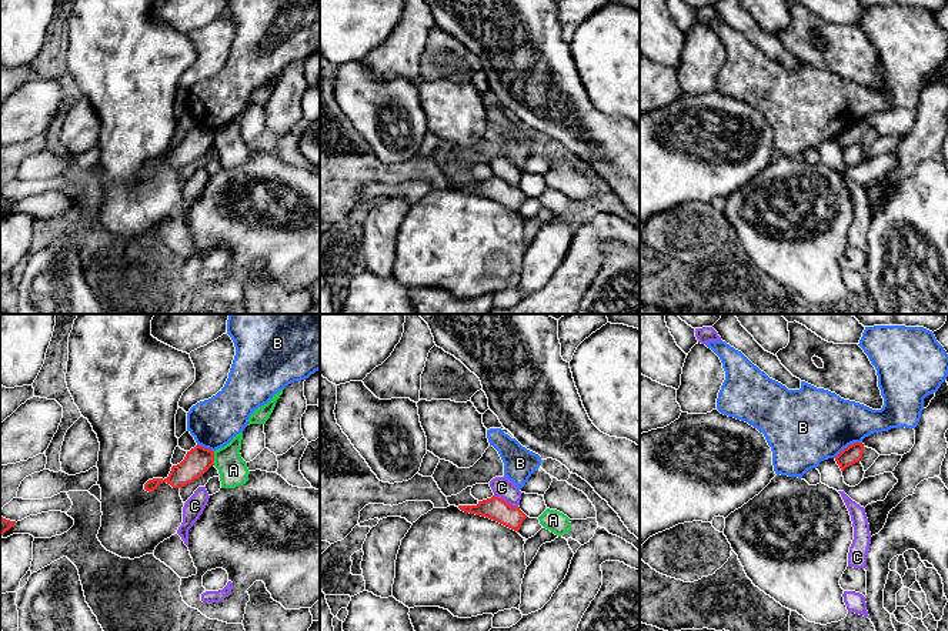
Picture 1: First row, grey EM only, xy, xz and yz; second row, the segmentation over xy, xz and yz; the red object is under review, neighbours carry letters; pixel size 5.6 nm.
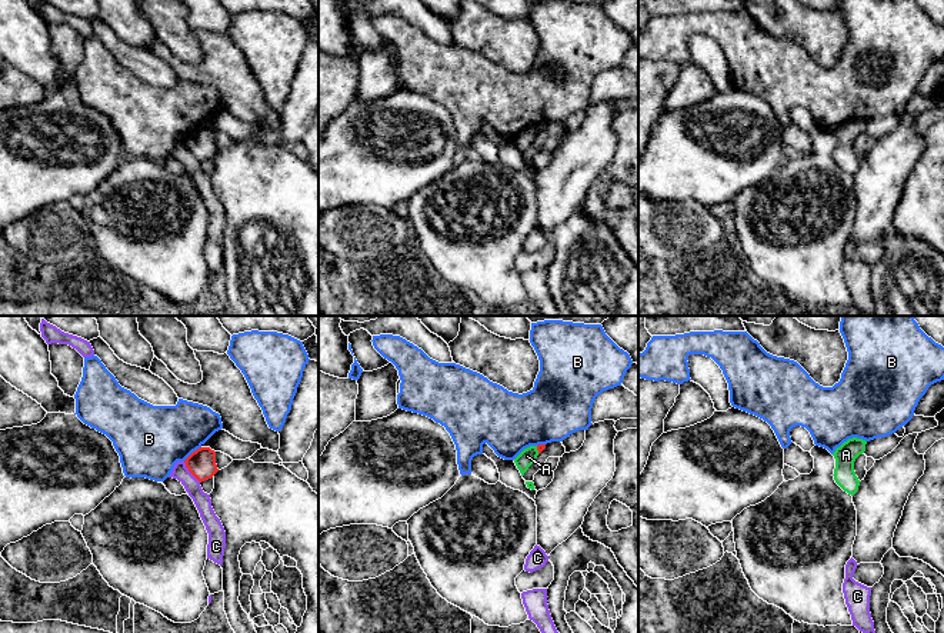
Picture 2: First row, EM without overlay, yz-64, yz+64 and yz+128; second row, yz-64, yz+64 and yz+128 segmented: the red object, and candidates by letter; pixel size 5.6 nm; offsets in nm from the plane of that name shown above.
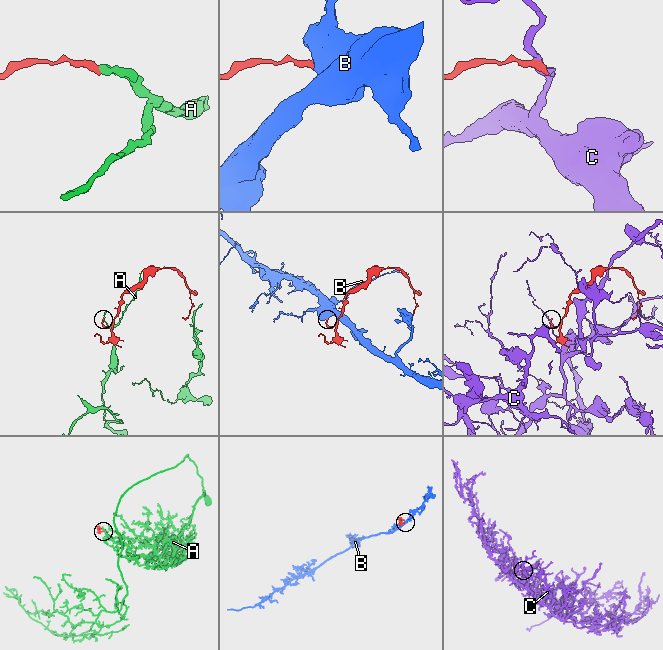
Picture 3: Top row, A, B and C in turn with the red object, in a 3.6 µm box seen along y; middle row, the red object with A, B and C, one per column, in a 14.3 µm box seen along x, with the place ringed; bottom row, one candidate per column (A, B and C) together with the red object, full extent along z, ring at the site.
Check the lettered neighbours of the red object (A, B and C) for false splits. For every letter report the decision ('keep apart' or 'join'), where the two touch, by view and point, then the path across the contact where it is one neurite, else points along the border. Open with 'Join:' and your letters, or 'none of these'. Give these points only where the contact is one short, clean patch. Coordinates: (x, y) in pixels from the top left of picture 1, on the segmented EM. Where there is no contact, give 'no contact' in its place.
Join: none of these
A: keep apart; contact xy (213, 458); border xy (213, 451), (214, 464)
B: keep apart; contact yz (848, 446); border yz (861, 441), (848, 444), (834, 457)
C: keep apart; contact xz (504, 501); border xz (494, 494), (517, 507)

